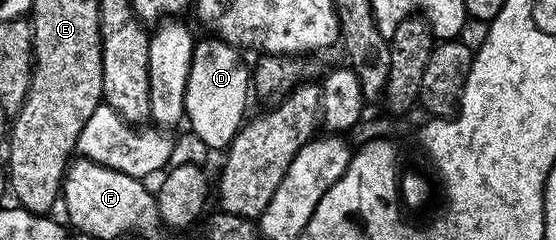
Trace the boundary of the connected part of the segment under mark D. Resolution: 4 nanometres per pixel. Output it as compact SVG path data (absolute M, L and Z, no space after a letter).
M215 36L207 37L193 45L184 100L185 119L202 143L223 151L245 121L248 90L250 94L250 70L242 62L241 53L235 47Z

